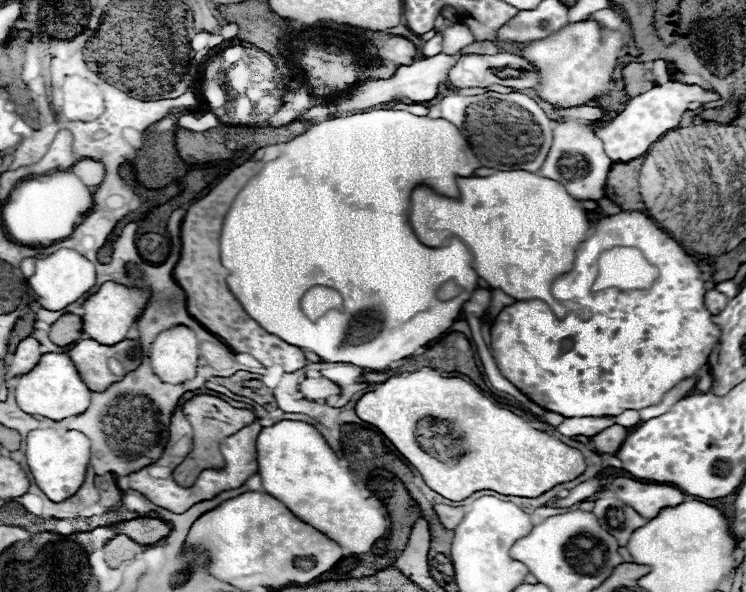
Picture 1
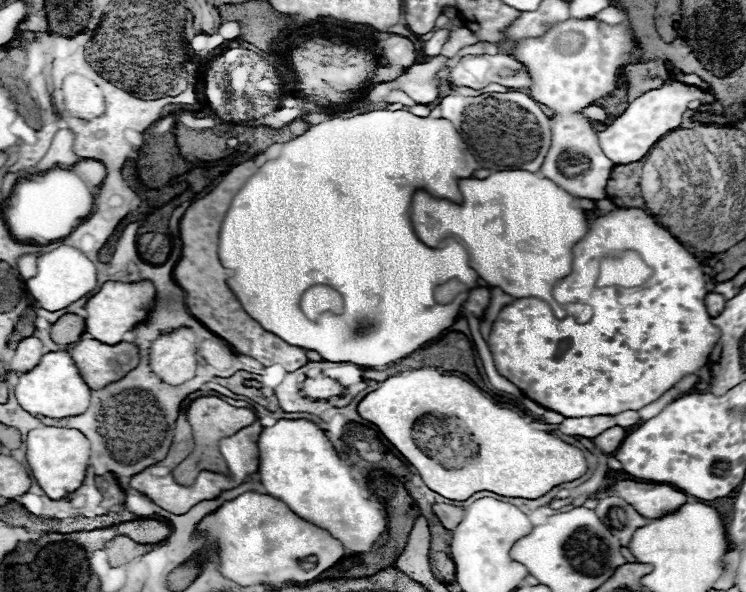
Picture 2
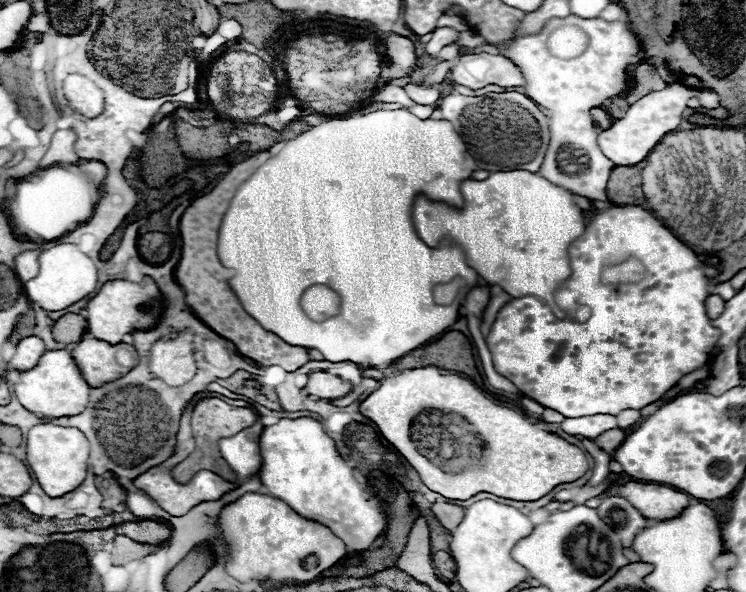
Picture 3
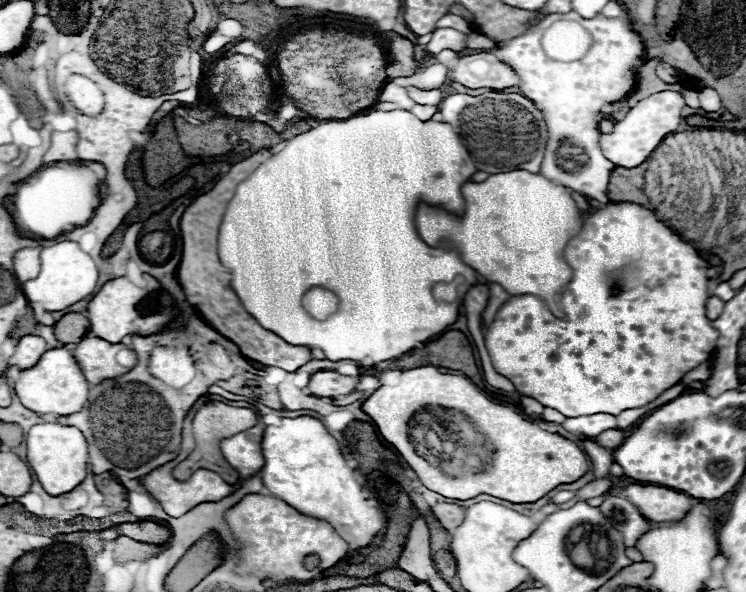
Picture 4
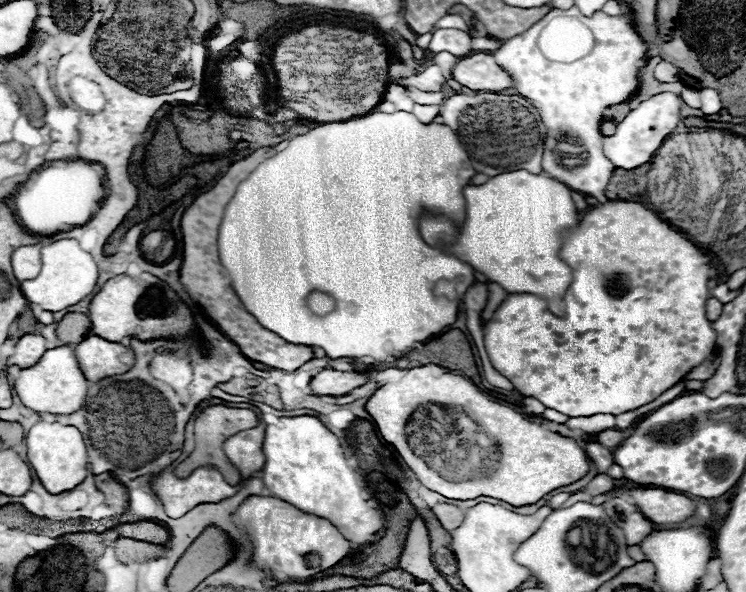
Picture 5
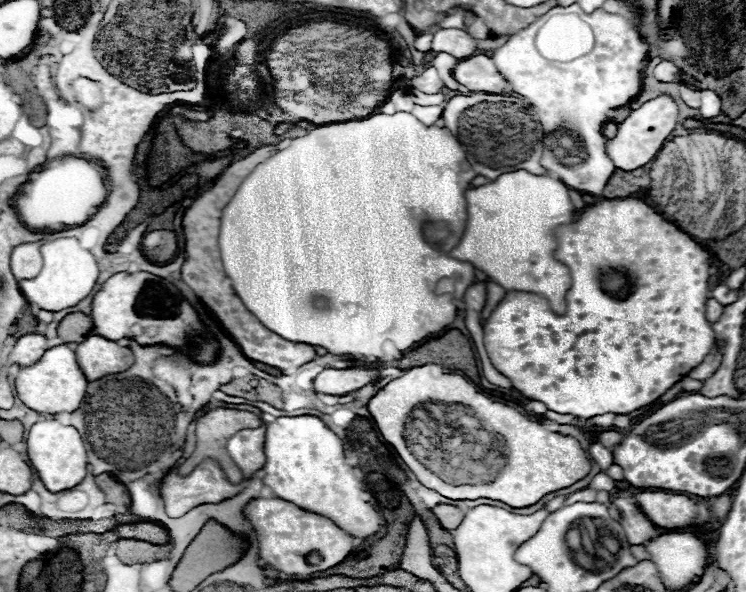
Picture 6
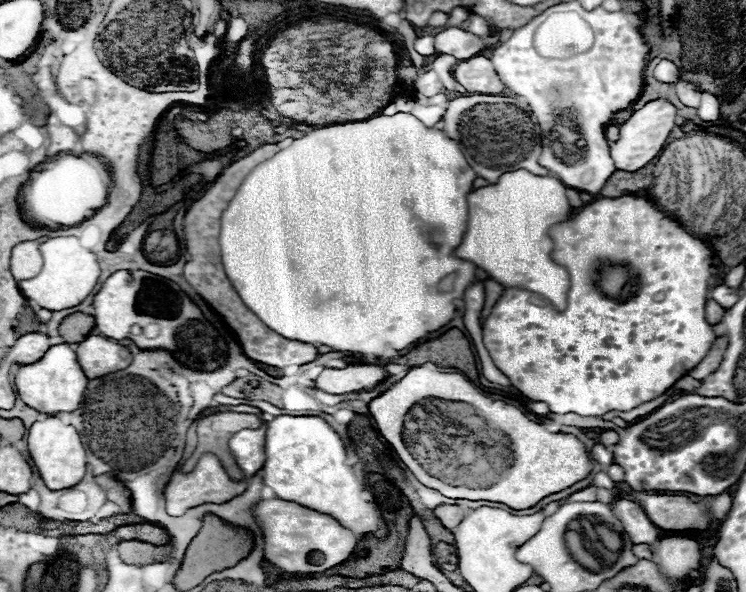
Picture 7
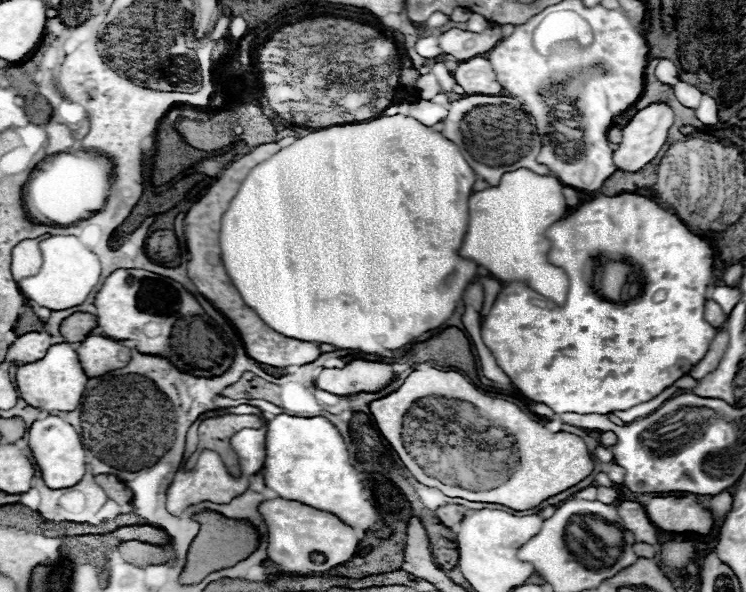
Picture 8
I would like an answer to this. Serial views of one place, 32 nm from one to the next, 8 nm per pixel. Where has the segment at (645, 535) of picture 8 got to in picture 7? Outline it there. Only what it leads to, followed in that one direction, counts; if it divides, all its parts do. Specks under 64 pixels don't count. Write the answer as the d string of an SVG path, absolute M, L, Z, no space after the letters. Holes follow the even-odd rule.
M616 498L610 504L610 508L612 514L622 522L624 532L630 536L632 544L652 544L658 538L660 528L650 522L650 518L644 514L640 504L624 498Z

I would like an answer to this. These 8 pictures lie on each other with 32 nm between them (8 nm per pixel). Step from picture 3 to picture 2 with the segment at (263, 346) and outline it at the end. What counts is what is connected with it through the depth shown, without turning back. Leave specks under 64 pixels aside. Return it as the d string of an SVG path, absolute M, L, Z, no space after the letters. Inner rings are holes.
M258 156L240 166L234 166L210 194L196 200L186 210L186 214L180 220L182 256L174 268L174 280L186 292L186 306L188 306L190 314L196 320L200 320L210 332L224 338L238 354L248 354L264 366L280 364L280 366L284 366L286 372L294 372L308 362L306 350L294 348L294 346L286 344L282 338L266 332L254 318L250 318L244 312L244 308L238 304L238 298L230 292L230 288L226 284L228 272L226 272L226 268L222 268L222 264L218 260L218 236L220 236L220 226L222 226L224 214L230 208L232 198L242 188L242 184L246 184L246 180L250 176L254 176L254 172L258 172L258 168L264 162L266 162L266 158Z

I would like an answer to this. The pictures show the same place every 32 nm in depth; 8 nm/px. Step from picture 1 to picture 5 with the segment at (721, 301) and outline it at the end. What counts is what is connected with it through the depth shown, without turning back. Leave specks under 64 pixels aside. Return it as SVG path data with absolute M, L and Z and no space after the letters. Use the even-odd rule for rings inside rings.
M710 298L708 302L706 302L706 318L708 320L718 320L718 316L722 314L722 302L720 300L716 300L716 298Z

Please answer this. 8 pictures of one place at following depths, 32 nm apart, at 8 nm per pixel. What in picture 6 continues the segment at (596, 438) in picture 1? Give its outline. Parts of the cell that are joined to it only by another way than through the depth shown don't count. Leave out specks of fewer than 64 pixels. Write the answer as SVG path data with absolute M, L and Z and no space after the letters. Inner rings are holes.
M604 430L604 432L598 434L598 442L602 446L606 446L606 448L612 448L612 446L622 442L622 432L618 432L618 430Z

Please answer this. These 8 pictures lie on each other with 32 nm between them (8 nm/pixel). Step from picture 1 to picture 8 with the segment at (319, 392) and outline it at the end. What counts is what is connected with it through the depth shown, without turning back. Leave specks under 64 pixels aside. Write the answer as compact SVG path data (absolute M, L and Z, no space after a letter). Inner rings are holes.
M352 360L344 368L324 368L316 378L316 388L336 396L376 392L394 378L390 364Z

